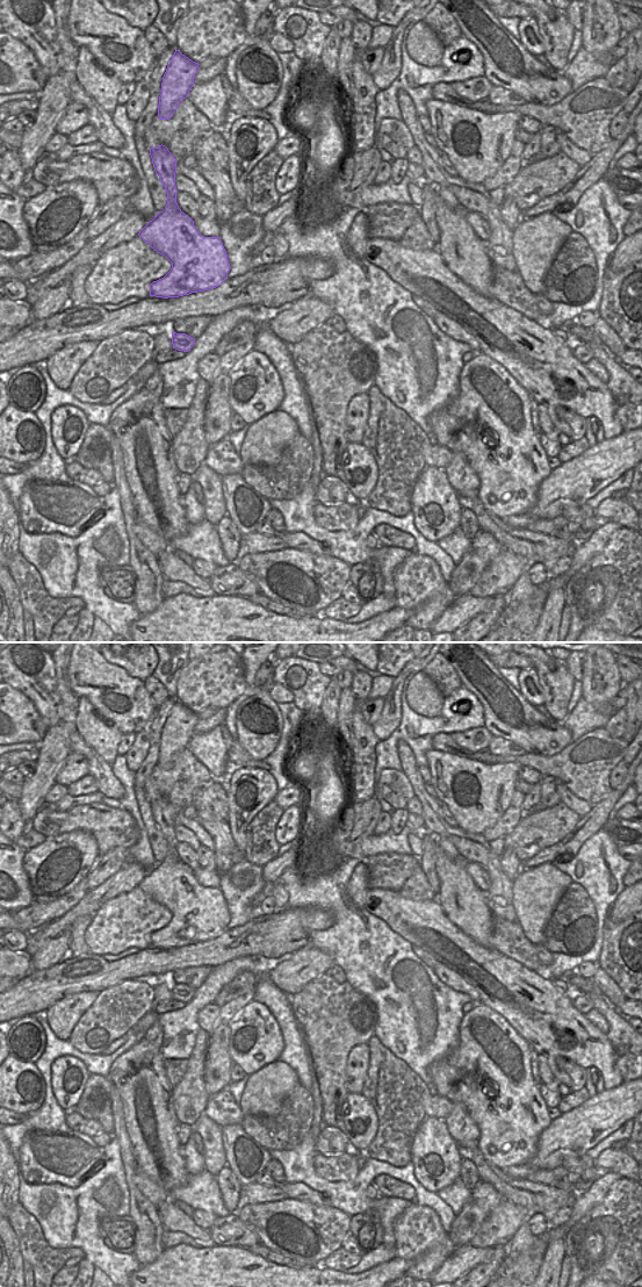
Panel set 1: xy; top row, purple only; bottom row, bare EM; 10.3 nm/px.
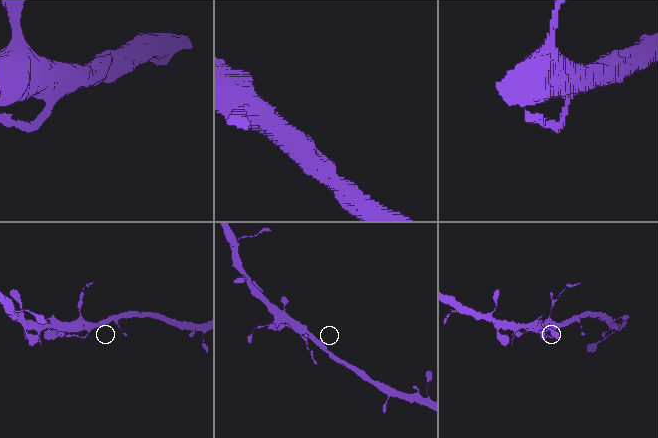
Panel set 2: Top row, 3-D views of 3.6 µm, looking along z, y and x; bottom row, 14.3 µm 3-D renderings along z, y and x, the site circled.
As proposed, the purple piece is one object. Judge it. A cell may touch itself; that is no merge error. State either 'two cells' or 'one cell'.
two cells

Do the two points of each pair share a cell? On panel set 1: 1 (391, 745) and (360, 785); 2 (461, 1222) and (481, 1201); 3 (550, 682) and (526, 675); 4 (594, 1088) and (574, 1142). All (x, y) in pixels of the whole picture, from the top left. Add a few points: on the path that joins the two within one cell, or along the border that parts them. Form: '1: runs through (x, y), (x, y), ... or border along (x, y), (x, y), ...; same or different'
1: border along (379, 740), (375, 747), (375, 795); different
2: runs through (466, 1217), (476, 1206); same
3: border along (533, 667), (541, 688), (543, 704); different
4: border along (604, 1090), (590, 1097); different

